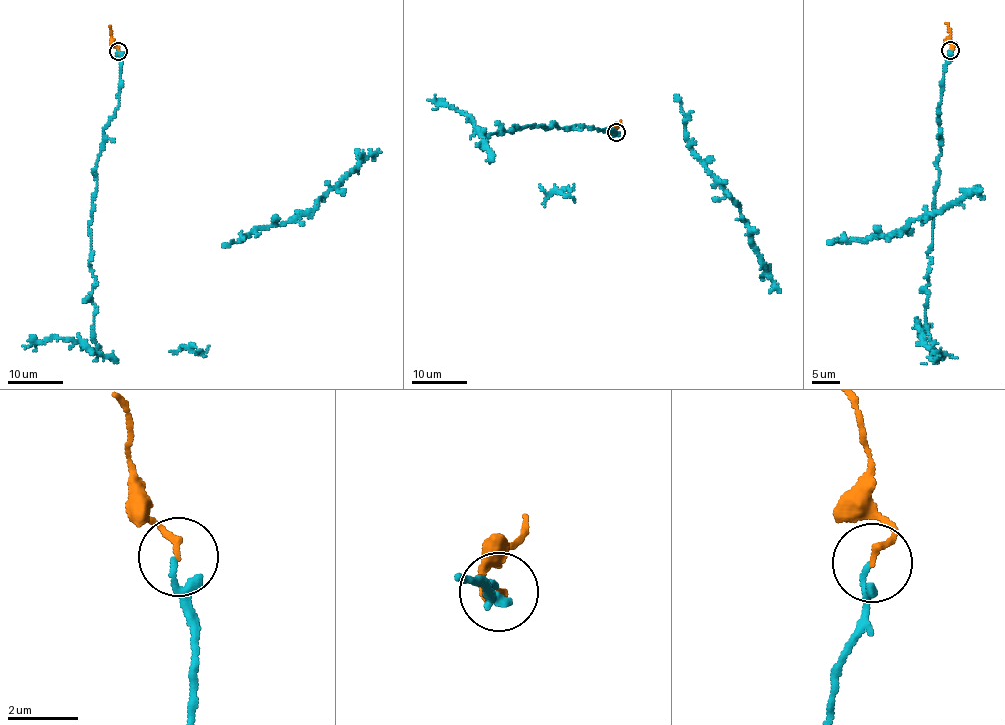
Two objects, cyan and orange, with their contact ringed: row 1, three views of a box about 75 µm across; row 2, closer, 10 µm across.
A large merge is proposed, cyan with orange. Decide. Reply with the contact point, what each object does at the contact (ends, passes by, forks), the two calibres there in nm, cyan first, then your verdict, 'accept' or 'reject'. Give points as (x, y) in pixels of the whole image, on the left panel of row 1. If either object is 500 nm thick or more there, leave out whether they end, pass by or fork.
place (118, 51); cyan passes by; orange ends; calibres 120 and 180 nm; accept

